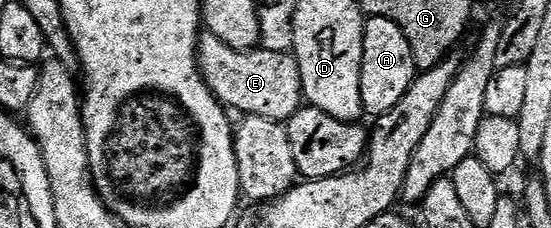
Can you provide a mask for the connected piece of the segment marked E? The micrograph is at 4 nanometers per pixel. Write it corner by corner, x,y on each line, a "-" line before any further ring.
204,31
196,42
196,63
216,100
229,110
237,109
240,115
287,123
302,107
302,75
291,52
275,53
263,47
235,49
222,43
218,35

